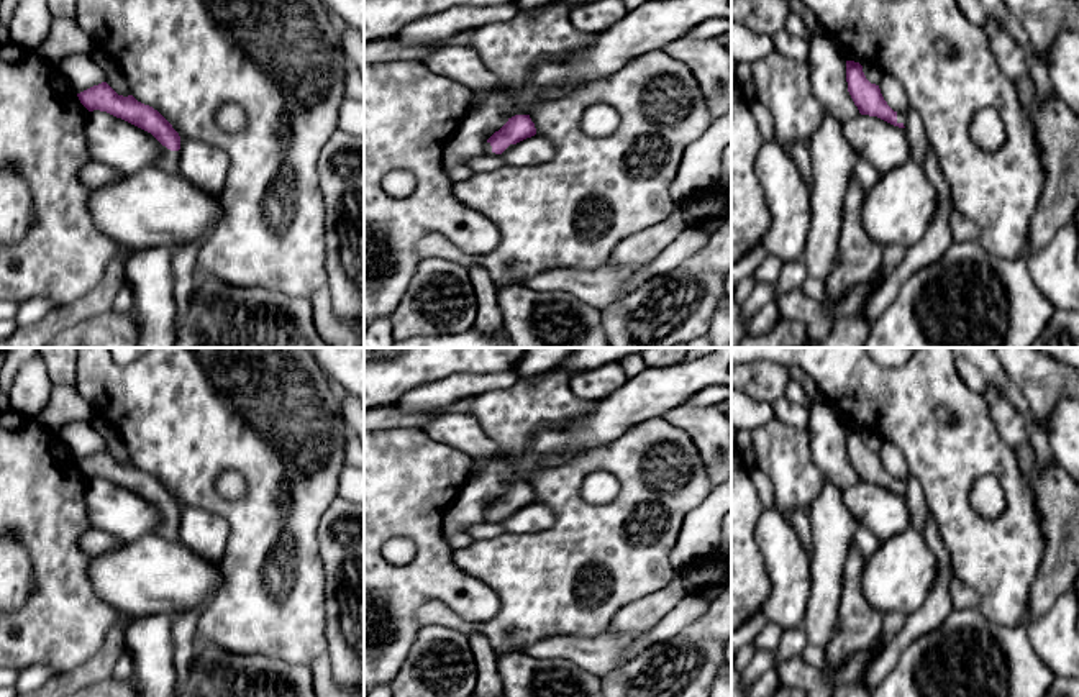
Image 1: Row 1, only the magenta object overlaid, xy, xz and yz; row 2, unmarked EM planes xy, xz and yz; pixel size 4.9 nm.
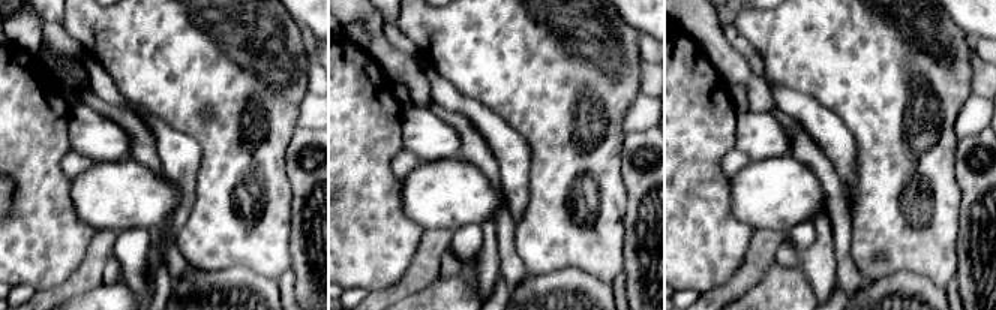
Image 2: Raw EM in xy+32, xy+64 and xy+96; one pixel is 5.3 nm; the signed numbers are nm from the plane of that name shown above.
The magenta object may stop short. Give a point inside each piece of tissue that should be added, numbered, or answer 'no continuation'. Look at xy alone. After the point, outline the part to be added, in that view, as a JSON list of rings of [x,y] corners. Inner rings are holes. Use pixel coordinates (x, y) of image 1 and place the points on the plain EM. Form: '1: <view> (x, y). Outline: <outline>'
1: xy (169, 527). Outline: [[[162,513],[162,522],[156,535],[169,541],[179,541],[179,526],[180,526],[180,518],[171,518],[166,513]]]

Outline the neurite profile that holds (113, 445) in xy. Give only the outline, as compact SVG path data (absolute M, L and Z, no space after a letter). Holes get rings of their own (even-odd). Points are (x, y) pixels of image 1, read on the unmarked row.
M95 415L90 420L92 426L98 431L98 435L103 438L105 441L105 449L118 461L123 464L131 462L126 446L121 441L121 438L118 436L115 426L103 418L102 415Z

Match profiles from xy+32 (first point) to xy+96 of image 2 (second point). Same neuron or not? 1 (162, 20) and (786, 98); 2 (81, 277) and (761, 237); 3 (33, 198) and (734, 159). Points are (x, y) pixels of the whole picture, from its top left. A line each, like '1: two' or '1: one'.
1: two
2: one
3: two

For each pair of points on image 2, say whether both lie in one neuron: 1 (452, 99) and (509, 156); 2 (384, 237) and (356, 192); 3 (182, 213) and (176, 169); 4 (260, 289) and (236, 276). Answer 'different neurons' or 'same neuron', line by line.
1: same neuron
2: same neuron
3: same neuron
4: same neuron

